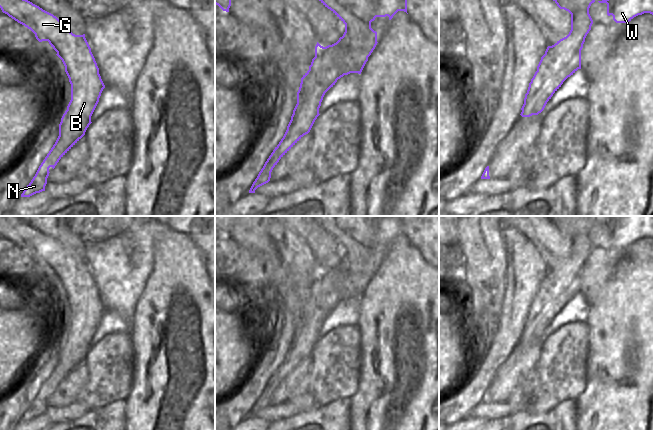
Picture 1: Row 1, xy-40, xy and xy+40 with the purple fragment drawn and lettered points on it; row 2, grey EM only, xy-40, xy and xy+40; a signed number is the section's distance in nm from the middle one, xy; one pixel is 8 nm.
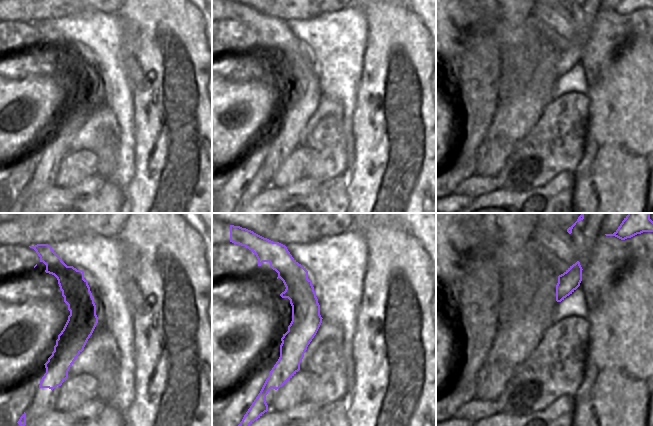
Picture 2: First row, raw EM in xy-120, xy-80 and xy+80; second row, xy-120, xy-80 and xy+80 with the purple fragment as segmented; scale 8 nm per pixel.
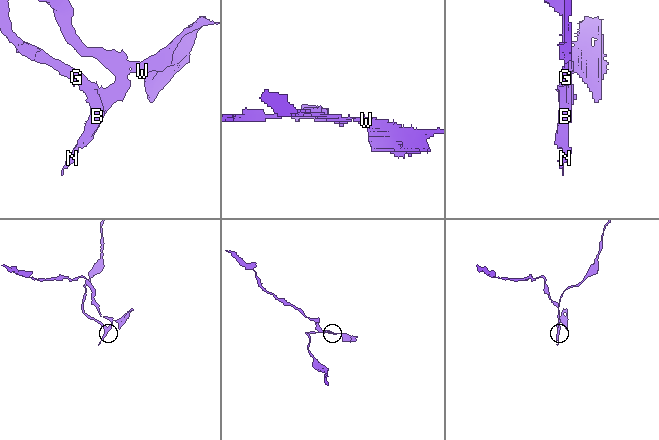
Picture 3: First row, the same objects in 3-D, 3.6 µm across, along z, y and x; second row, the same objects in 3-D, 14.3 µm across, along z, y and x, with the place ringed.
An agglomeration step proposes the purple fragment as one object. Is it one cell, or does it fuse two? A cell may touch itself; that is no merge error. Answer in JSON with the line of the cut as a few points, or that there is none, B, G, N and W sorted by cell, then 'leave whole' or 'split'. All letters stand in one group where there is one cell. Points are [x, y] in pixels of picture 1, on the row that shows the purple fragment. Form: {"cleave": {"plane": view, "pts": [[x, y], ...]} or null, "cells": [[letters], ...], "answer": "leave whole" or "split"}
{"cleave": {"plane": "xy", "pts": [[314, 57], [312, 67], [325, 92]]}, "cells": [["B", "G", "N"], ["W"]], "answer": "split"}

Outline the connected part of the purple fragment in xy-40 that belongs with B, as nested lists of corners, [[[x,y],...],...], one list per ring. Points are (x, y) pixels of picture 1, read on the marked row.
[[[0,0],[0,8],[3,13],[30,29],[39,42],[49,42],[51,47],[57,52],[56,55],[62,60],[71,84],[71,100],[61,118],[59,136],[39,166],[35,176],[21,194],[21,197],[30,197],[45,191],[47,178],[50,173],[49,168],[52,167],[54,169],[59,160],[85,135],[87,128],[92,123],[91,116],[99,102],[104,83],[85,34],[73,34],[56,16],[28,0]]]

